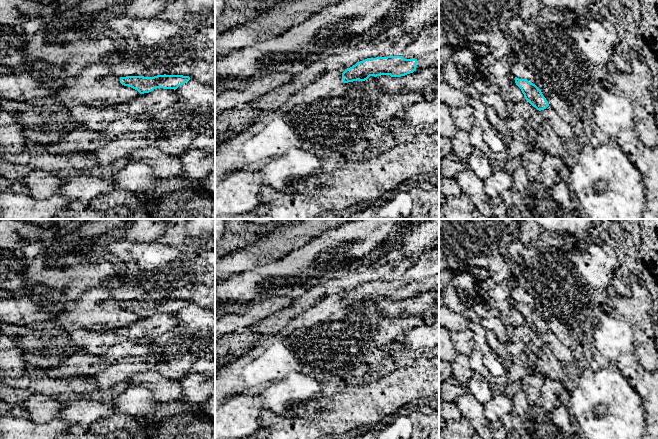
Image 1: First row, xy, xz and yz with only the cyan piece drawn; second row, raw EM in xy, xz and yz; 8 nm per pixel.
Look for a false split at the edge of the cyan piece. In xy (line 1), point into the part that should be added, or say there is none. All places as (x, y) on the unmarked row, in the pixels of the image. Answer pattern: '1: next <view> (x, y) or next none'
1: next none

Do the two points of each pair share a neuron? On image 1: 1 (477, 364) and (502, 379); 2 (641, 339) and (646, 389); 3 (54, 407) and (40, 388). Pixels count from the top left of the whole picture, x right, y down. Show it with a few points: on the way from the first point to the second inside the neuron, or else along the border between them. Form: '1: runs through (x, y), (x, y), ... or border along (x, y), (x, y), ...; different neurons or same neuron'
1: runs through (483, 366), (490, 367), (496, 373); same neuron
2: border along (633, 346), (639, 362), (647, 371); different neurons
3: border along (33, 393), (42, 393), (55, 397); different neurons

